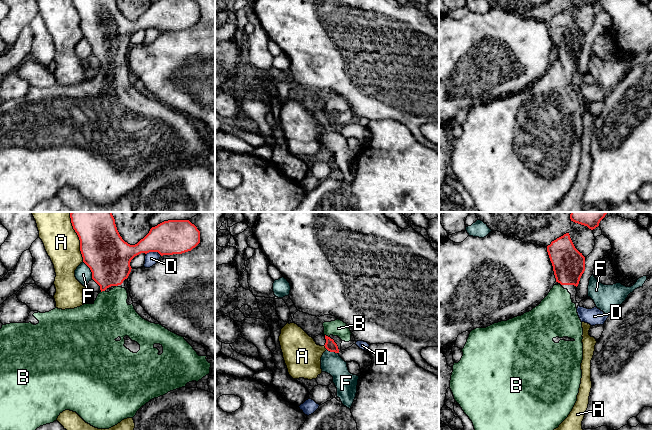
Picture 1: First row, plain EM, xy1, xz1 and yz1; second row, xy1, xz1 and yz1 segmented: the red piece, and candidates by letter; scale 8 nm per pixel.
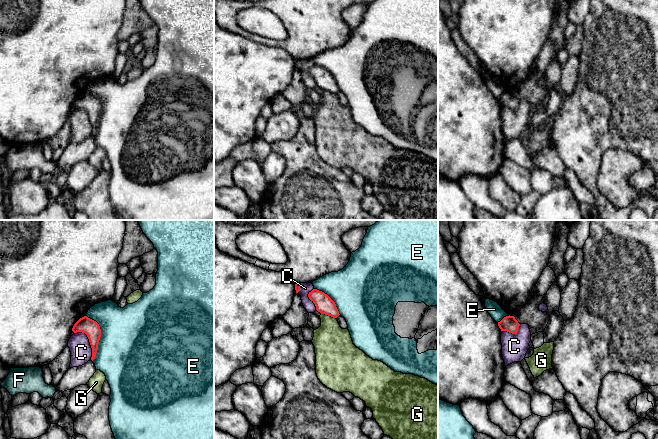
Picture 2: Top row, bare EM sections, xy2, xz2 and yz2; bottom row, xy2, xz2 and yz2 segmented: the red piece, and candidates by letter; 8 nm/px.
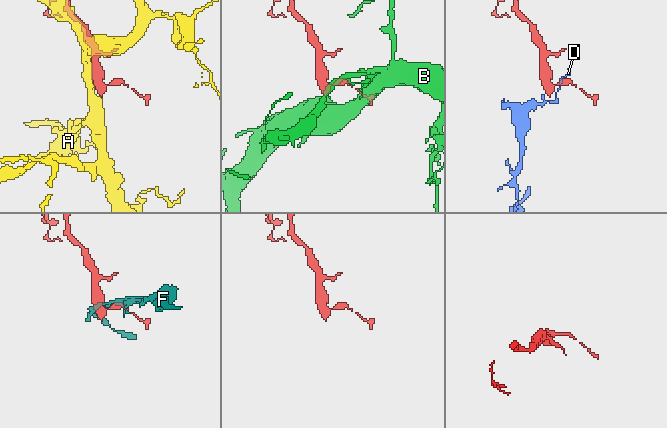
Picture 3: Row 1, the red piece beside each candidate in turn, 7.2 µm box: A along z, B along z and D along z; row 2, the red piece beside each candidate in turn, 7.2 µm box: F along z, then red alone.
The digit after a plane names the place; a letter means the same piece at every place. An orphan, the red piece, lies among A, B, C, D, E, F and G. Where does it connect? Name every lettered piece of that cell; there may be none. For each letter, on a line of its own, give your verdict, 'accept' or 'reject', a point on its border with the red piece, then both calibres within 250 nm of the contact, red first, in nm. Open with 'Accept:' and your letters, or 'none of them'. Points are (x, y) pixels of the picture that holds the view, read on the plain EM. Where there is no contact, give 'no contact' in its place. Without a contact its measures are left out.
Accept: B
A: reject; meets red in xy1 at (80, 19); 360 nm thick on the red side, 280 nm on the other
B: accept; meets red in xy1 at (102, 66); 340 nm thick on the red side, 360 nm on the other
C: reject; meets red in xy2 at (89, 117); 140 nm thick on the red side, 180 nm on the other
D: reject; meets red in xy1 at (154, 27); 260 nm thick on the red side, 110 nm on the other
E: reject; meets red in xy2 at (100, 112); 140 nm thick on the red side, 500 nm on the other
F: reject; meets red in xy1 at (90, 45); 360 nm thick on the red side, 140 nm on the other
G: reject; meets red in xz2 at (328, 91); 150 nm thick on the red side, 300 nm on the other

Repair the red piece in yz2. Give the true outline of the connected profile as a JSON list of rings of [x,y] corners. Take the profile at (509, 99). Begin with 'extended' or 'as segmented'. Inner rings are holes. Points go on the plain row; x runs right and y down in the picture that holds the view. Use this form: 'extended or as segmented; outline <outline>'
as segmented; outline [[[506,92],[500,98],[498,98],[498,102],[501,107],[507,107],[509,109],[515,110],[517,109],[520,100],[515,95],[514,92]]]

